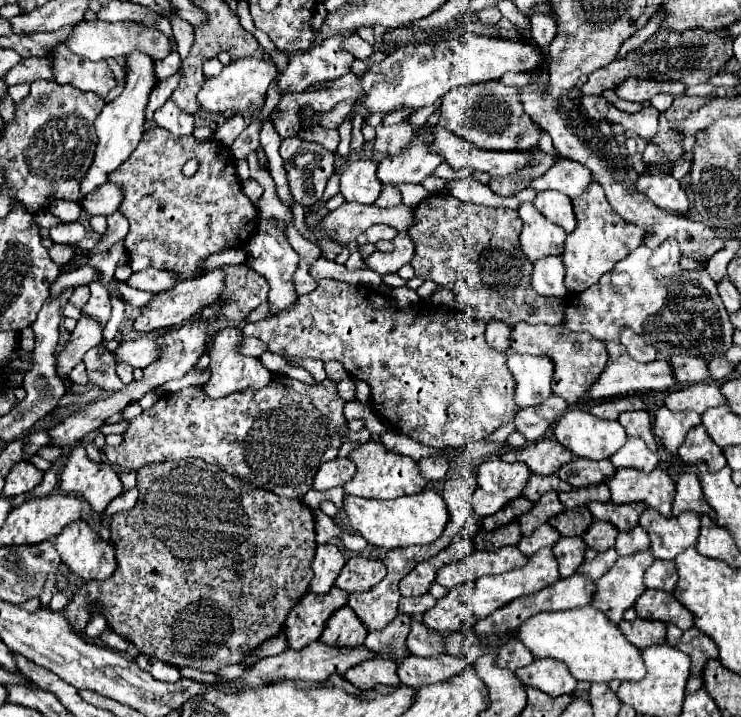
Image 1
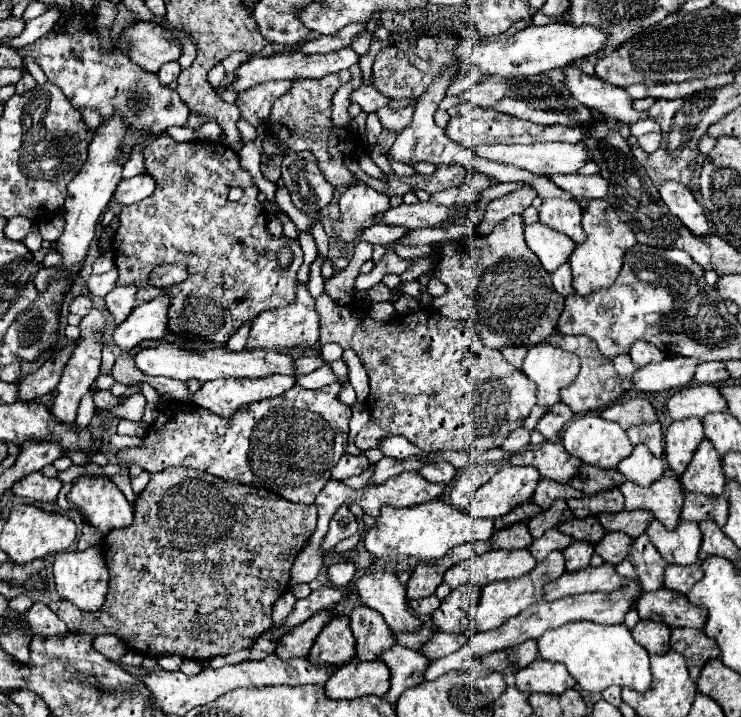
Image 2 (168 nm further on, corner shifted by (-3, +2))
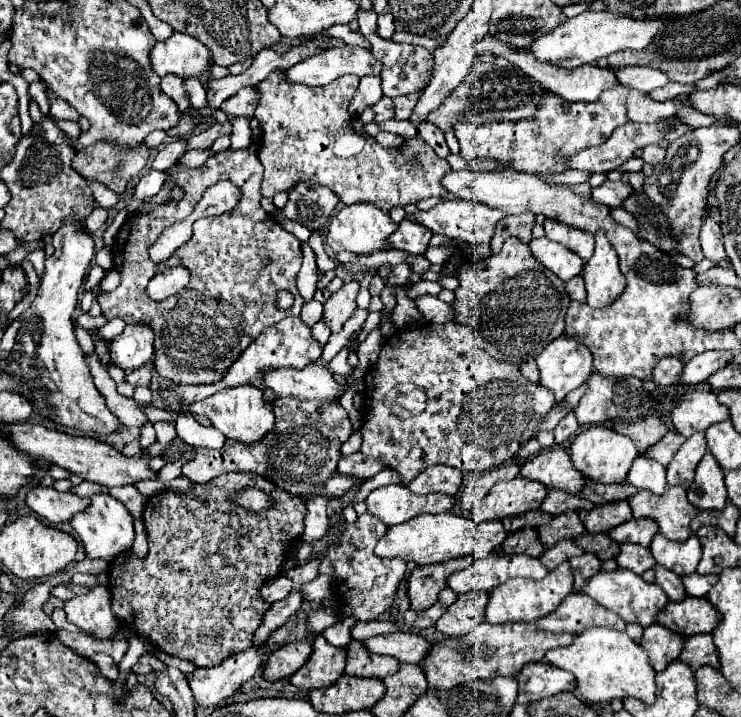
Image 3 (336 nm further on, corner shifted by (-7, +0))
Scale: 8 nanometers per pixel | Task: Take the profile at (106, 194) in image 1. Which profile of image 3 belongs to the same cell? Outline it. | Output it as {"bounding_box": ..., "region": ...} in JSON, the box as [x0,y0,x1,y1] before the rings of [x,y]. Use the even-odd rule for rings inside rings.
{"bounding_box":[135,170,167,200],"region":[[[149,170],[149,172],[139,180],[139,184],[135,186],[135,198],[145,200],[145,198],[157,194],[157,192],[161,190],[161,186],[165,184],[165,180],[167,180],[167,174],[165,174],[165,172]]]}

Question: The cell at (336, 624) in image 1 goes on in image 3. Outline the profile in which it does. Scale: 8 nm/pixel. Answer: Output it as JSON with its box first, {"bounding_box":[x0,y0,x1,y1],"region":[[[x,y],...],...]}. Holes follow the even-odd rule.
{"bounding_box":[291,636,347,690],"region":[[[317,636],[309,660],[291,676],[291,684],[307,690],[327,688],[343,674],[345,658],[347,650],[335,648],[327,644],[323,636]]]}

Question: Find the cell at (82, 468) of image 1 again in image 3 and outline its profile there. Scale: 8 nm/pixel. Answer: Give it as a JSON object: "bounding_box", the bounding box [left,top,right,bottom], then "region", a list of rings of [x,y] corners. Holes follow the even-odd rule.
{"bounding_box":[71,494,135,562],"region":[[[109,494],[93,496],[91,504],[89,504],[89,510],[83,510],[83,512],[75,514],[75,518],[71,520],[71,526],[79,534],[83,546],[85,546],[85,554],[91,560],[101,558],[101,560],[111,562],[113,558],[117,558],[117,554],[129,552],[131,546],[133,546],[133,536],[135,536],[133,518],[129,516],[127,508]]]}

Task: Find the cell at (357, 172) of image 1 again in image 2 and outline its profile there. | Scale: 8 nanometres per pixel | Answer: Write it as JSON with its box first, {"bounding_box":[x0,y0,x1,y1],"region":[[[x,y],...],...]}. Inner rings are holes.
{"bounding_box":[333,180,389,242],"region":[[[357,180],[341,194],[339,208],[343,220],[333,226],[333,236],[341,242],[351,242],[363,228],[373,224],[375,214],[389,208],[389,198]]]}

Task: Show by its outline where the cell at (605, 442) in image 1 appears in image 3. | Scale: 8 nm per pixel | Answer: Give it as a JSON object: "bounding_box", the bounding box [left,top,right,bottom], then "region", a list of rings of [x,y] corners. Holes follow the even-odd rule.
{"bounding_box":[571,426,637,484],"region":[[[591,426],[575,436],[571,444],[571,460],[575,468],[589,480],[603,482],[603,484],[621,484],[627,478],[627,472],[637,458],[637,448],[629,438],[617,434],[607,426]]]}

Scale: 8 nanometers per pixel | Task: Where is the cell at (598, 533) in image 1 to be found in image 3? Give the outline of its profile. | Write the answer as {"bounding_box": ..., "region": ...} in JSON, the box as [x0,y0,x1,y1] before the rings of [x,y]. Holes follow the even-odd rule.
{"bounding_box":[617,544,655,574],"region":[[[623,544],[621,554],[617,556],[619,568],[631,570],[635,574],[643,574],[655,566],[655,560],[651,556],[651,550],[637,544]]]}

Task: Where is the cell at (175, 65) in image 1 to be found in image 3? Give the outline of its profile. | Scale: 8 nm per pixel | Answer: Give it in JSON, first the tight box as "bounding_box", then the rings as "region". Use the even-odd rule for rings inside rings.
{"bounding_box":[161,74,191,112],"region":[[[173,74],[165,76],[165,78],[161,80],[161,90],[163,90],[169,98],[173,98],[173,102],[177,102],[177,108],[179,108],[181,112],[185,112],[185,110],[191,106],[189,96],[187,96],[187,92],[185,92],[185,88],[183,88],[183,80],[181,80],[181,78],[177,78],[177,76],[173,76]]]}

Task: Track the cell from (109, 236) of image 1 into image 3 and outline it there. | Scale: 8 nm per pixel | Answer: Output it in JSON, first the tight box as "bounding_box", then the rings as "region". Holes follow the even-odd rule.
{"bounding_box":[25,249,46,276],"region":[[[37,249],[33,250],[33,252],[29,252],[25,260],[29,260],[29,262],[33,264],[33,268],[35,268],[35,272],[37,272],[39,276],[41,276],[41,274],[44,273],[44,264],[46,260],[46,255],[44,250]]]}

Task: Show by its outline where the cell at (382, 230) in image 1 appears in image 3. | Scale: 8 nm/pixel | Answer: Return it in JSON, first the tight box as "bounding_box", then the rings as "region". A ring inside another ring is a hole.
{"bounding_box":[389,220,433,254],"region":[[[403,220],[399,224],[399,228],[391,234],[389,242],[393,248],[409,252],[409,254],[425,254],[429,240],[431,240],[433,232],[429,228],[425,228],[423,224],[411,222],[411,220]]]}

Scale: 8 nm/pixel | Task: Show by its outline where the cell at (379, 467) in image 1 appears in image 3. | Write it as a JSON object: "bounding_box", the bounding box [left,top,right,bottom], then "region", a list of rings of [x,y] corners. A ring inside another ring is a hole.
{"bounding_box":[365,484,453,526],"region":[[[389,484],[377,488],[365,500],[369,514],[379,518],[387,526],[395,526],[407,522],[419,514],[441,514],[451,512],[453,498],[447,494],[413,494],[409,488],[401,484]]]}

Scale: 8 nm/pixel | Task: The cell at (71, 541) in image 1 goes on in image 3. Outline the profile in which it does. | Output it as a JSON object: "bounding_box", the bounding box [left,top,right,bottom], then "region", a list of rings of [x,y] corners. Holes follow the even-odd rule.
{"bounding_box":[63,586,119,640],"region":[[[95,586],[89,594],[75,596],[65,602],[63,610],[67,612],[69,622],[97,640],[113,640],[117,634],[119,622],[113,618],[111,592],[105,586]]]}

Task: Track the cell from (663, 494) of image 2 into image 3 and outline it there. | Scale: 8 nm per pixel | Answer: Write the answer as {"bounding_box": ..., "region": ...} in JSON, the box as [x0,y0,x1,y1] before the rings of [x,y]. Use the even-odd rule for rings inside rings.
{"bounding_box":[629,486,697,542],"region":[[[671,486],[665,494],[657,496],[653,492],[647,492],[647,490],[641,490],[637,492],[631,500],[629,500],[629,506],[633,510],[633,518],[653,518],[657,524],[659,524],[659,532],[667,538],[667,540],[673,540],[673,542],[683,542],[689,538],[691,534],[691,520],[697,516],[697,508],[693,504],[689,504],[687,500],[687,492],[685,488],[681,486]]]}

